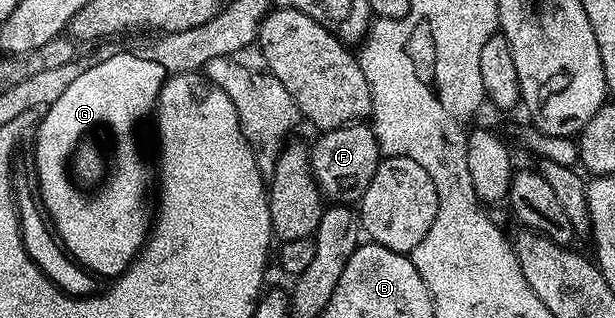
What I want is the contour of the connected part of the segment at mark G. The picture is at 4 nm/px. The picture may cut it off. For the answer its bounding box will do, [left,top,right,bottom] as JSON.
[18,50,166,297]

